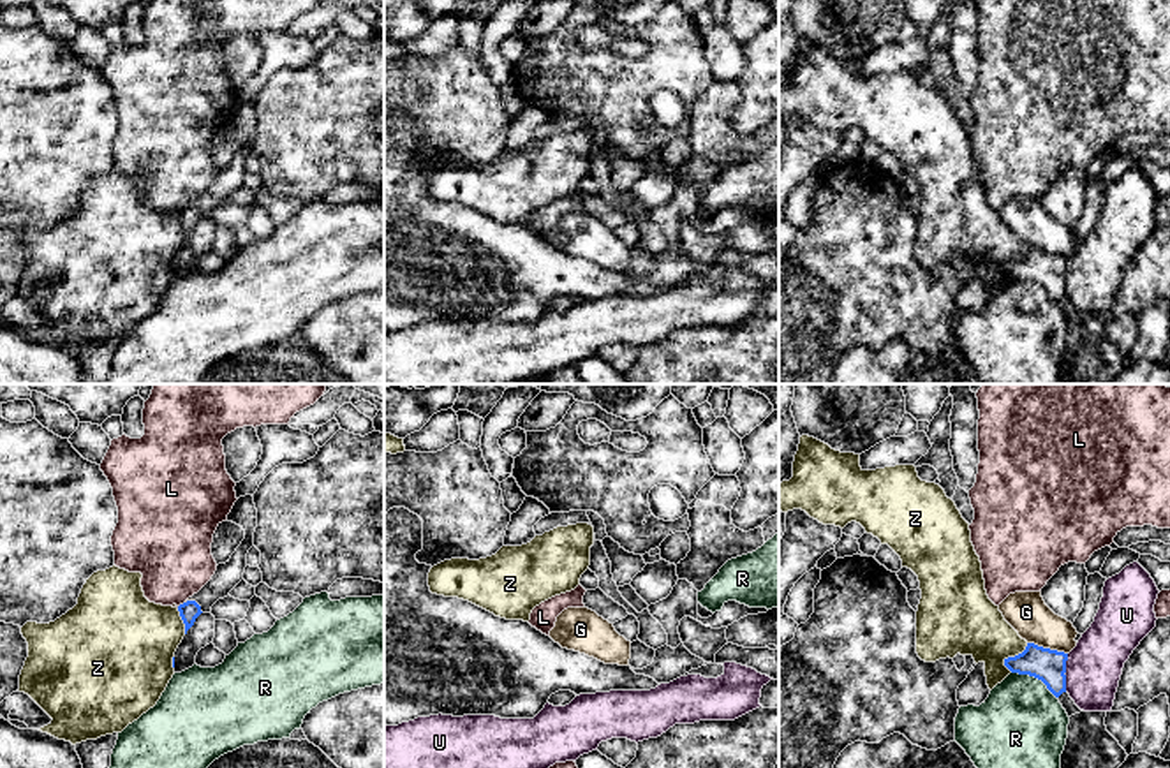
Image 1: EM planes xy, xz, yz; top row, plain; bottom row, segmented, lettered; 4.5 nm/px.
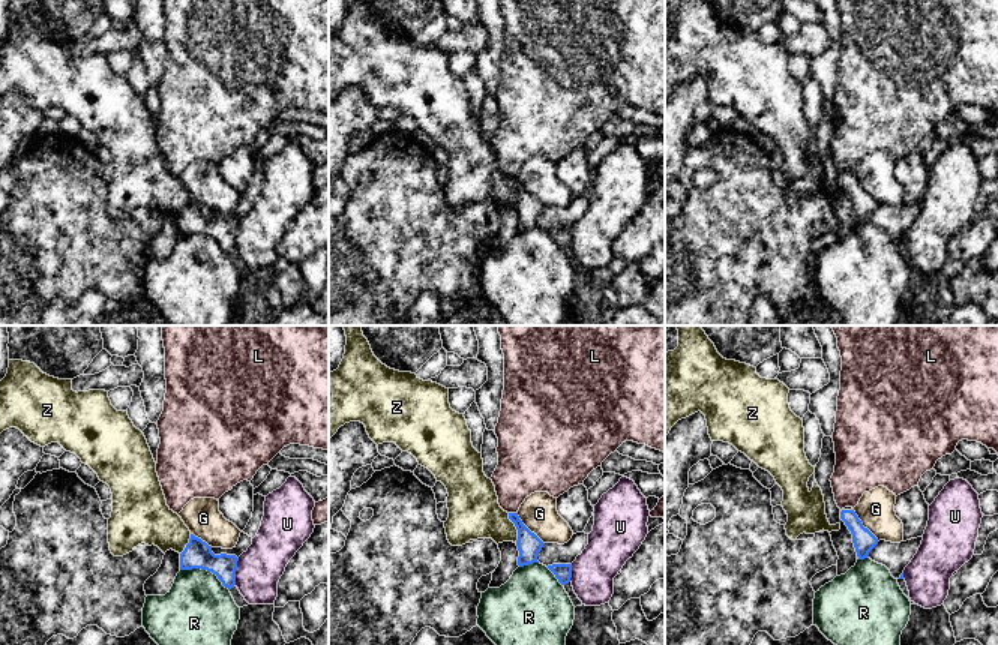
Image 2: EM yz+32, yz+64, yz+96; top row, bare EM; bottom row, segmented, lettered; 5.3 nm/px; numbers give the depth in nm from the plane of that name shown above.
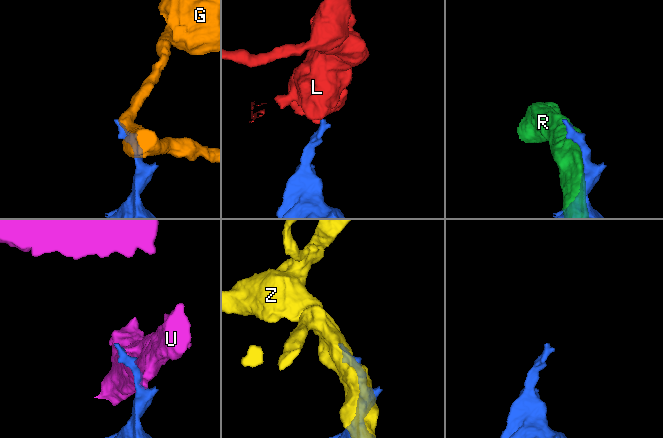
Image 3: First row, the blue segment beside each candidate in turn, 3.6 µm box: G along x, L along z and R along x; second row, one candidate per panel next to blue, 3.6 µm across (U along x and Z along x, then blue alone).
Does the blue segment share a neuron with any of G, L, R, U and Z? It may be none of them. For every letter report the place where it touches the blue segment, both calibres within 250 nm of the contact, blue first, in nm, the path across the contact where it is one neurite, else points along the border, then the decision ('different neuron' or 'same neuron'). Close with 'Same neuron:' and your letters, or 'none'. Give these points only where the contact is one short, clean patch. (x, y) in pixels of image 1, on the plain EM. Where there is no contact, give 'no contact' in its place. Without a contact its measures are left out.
G: yz (1047, 254) | 150/190 nm | along yz (1028, 247), (1066, 259) | different neuron
L: xy (184, 208) | 90/360 nm | along xy (187, 206), (178, 212) | different neuron
R: yz (1035, 282) | 150/420 nm | different neuron
U: yz (1065, 277) | 150/260 nm | along yz (1068, 259), (1065, 296) | different neuron
Z: yz (1012, 263) | 150/280 nm | different neuron
Same neuron: none

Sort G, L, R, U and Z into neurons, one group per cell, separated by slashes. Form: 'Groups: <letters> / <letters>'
Groups: G / L / R / U / Z

